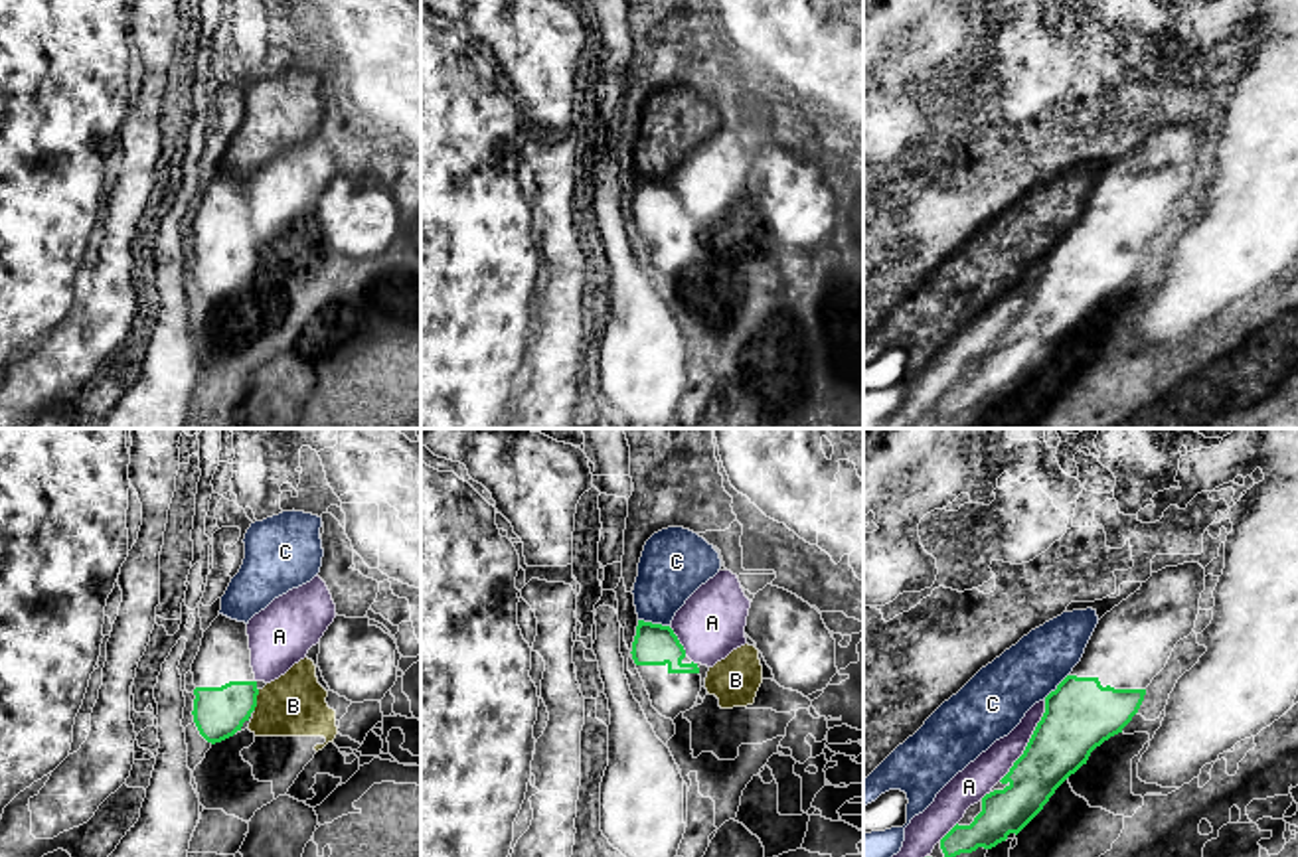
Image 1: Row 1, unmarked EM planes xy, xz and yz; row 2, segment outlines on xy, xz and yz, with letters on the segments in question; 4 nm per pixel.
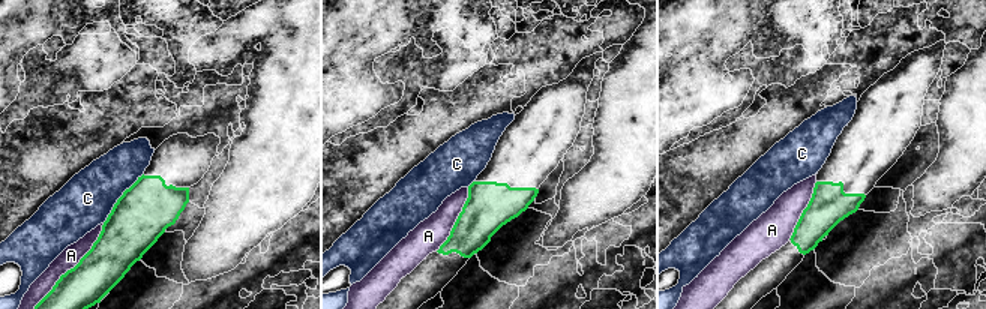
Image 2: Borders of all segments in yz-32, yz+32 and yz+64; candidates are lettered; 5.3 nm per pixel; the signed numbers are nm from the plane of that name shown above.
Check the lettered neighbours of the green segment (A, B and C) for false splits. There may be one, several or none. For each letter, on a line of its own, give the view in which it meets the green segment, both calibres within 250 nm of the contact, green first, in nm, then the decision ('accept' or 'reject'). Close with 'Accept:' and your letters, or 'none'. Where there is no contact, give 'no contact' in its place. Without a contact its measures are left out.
A: contact in yz; calibres 280 and 140 nm; reject
B: contact in xy; calibres 200 and 260 nm; reject
C: contact in xz; calibres 170 and 280 nm; reject
Accept: none

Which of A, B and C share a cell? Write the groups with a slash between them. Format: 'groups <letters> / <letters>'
groups A / B / C

